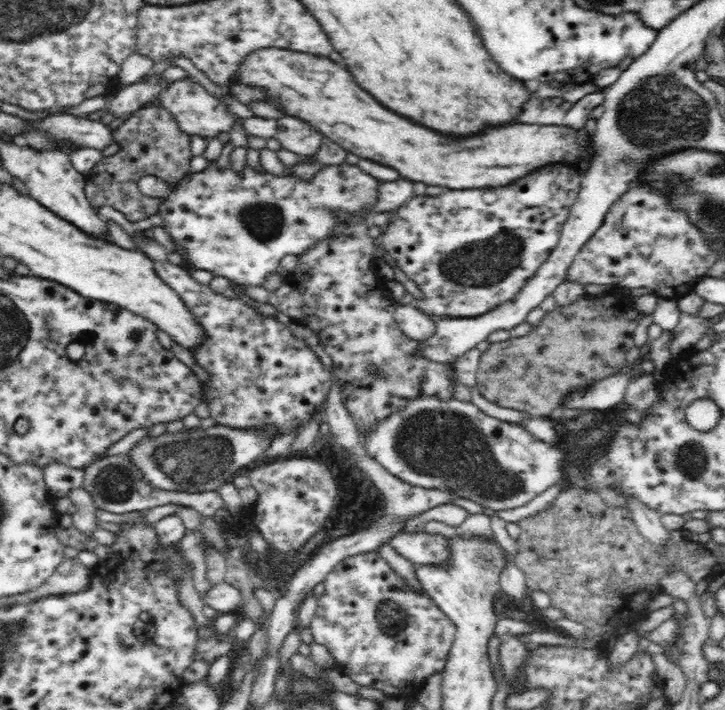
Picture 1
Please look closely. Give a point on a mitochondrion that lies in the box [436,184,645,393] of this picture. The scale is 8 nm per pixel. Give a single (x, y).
(488, 262)

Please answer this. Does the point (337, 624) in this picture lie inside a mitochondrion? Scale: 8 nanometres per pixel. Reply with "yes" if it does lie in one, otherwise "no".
no

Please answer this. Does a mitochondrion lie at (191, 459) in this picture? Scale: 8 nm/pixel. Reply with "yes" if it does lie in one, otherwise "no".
yes

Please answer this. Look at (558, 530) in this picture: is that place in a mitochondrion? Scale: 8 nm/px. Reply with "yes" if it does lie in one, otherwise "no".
no

